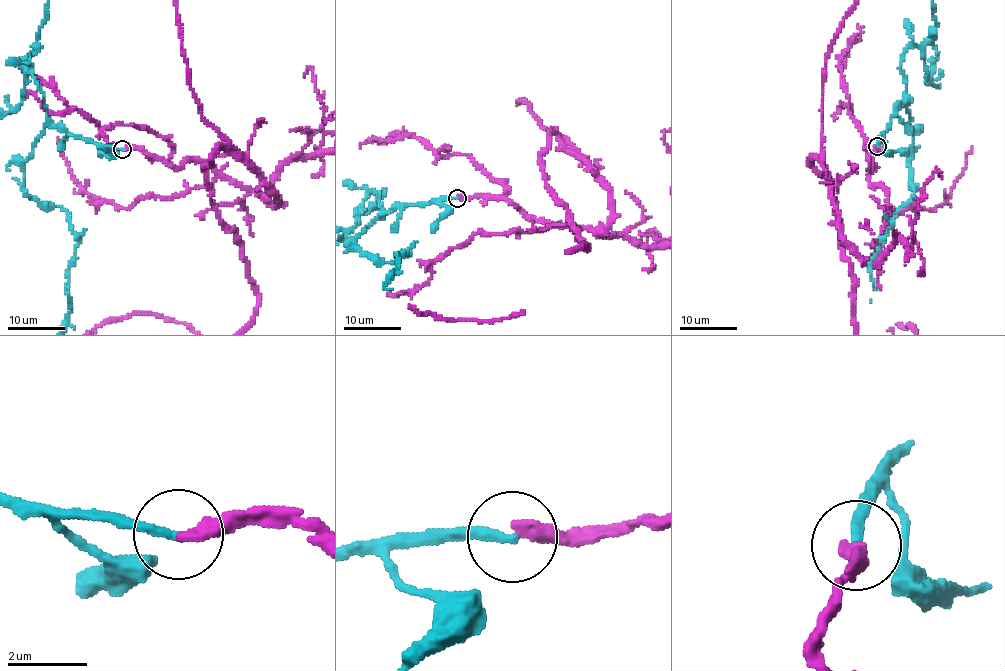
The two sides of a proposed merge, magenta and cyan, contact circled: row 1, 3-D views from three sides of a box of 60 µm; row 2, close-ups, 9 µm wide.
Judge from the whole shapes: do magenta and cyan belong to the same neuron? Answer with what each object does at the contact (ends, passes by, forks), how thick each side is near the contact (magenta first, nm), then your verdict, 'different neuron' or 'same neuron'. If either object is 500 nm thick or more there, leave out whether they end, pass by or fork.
magenta ends; cyan ends; calibres 320 and 240 nm; different neuron

